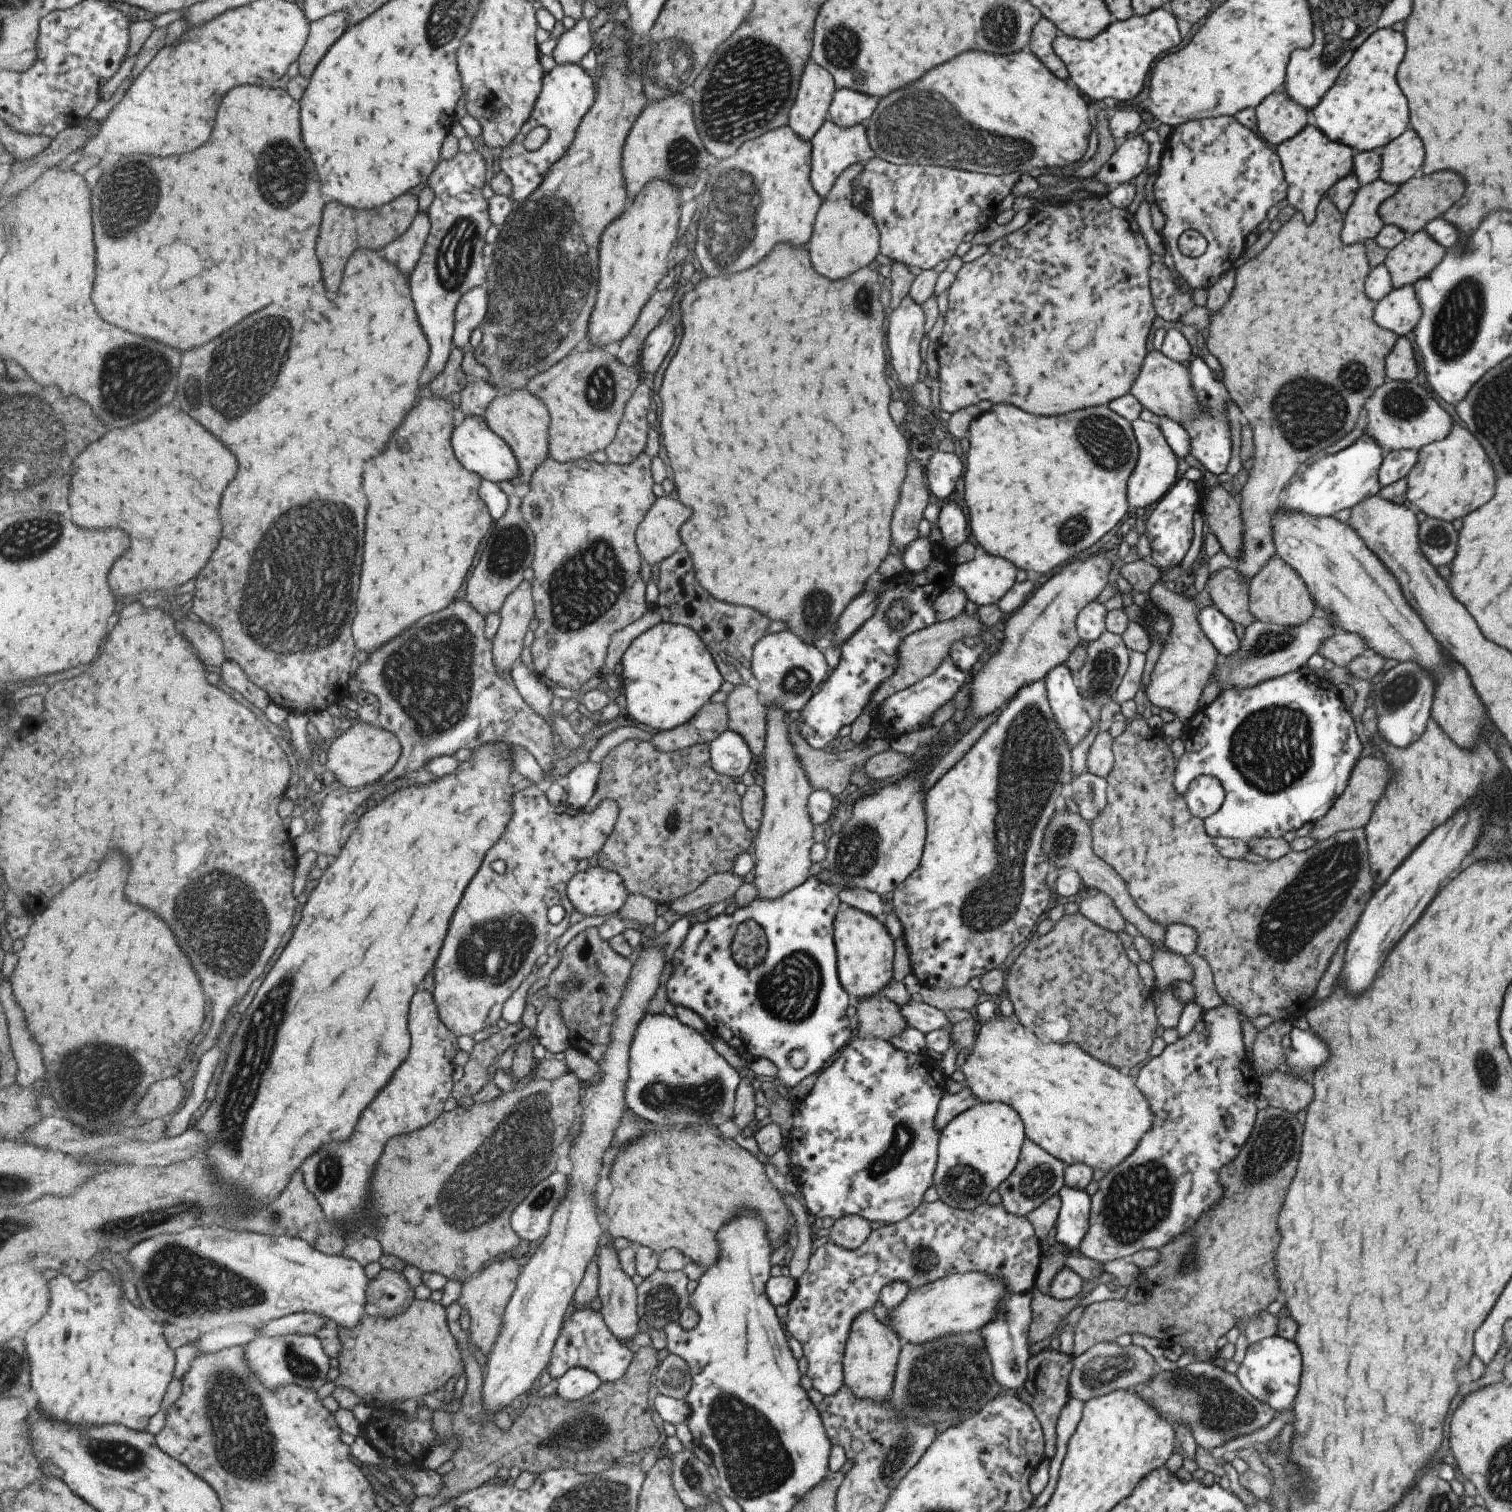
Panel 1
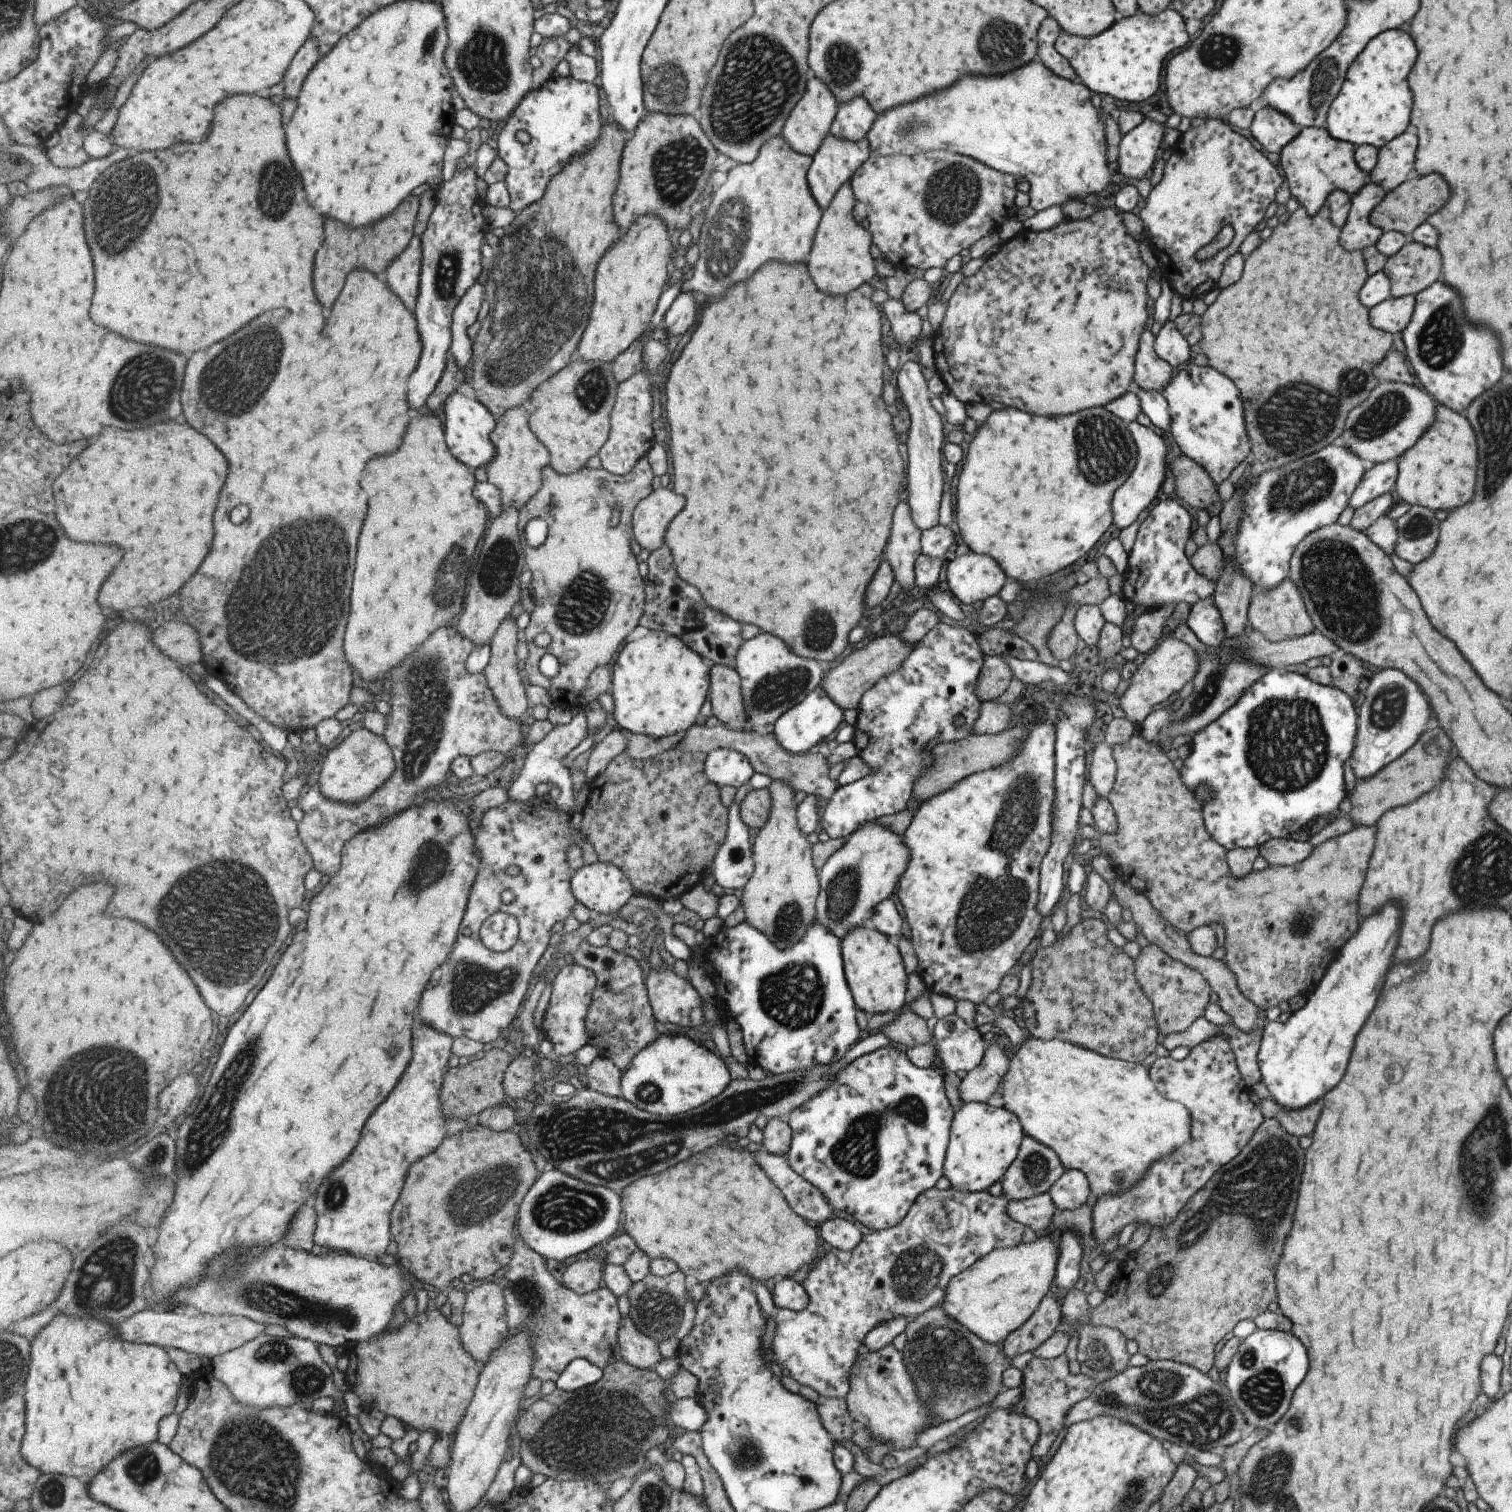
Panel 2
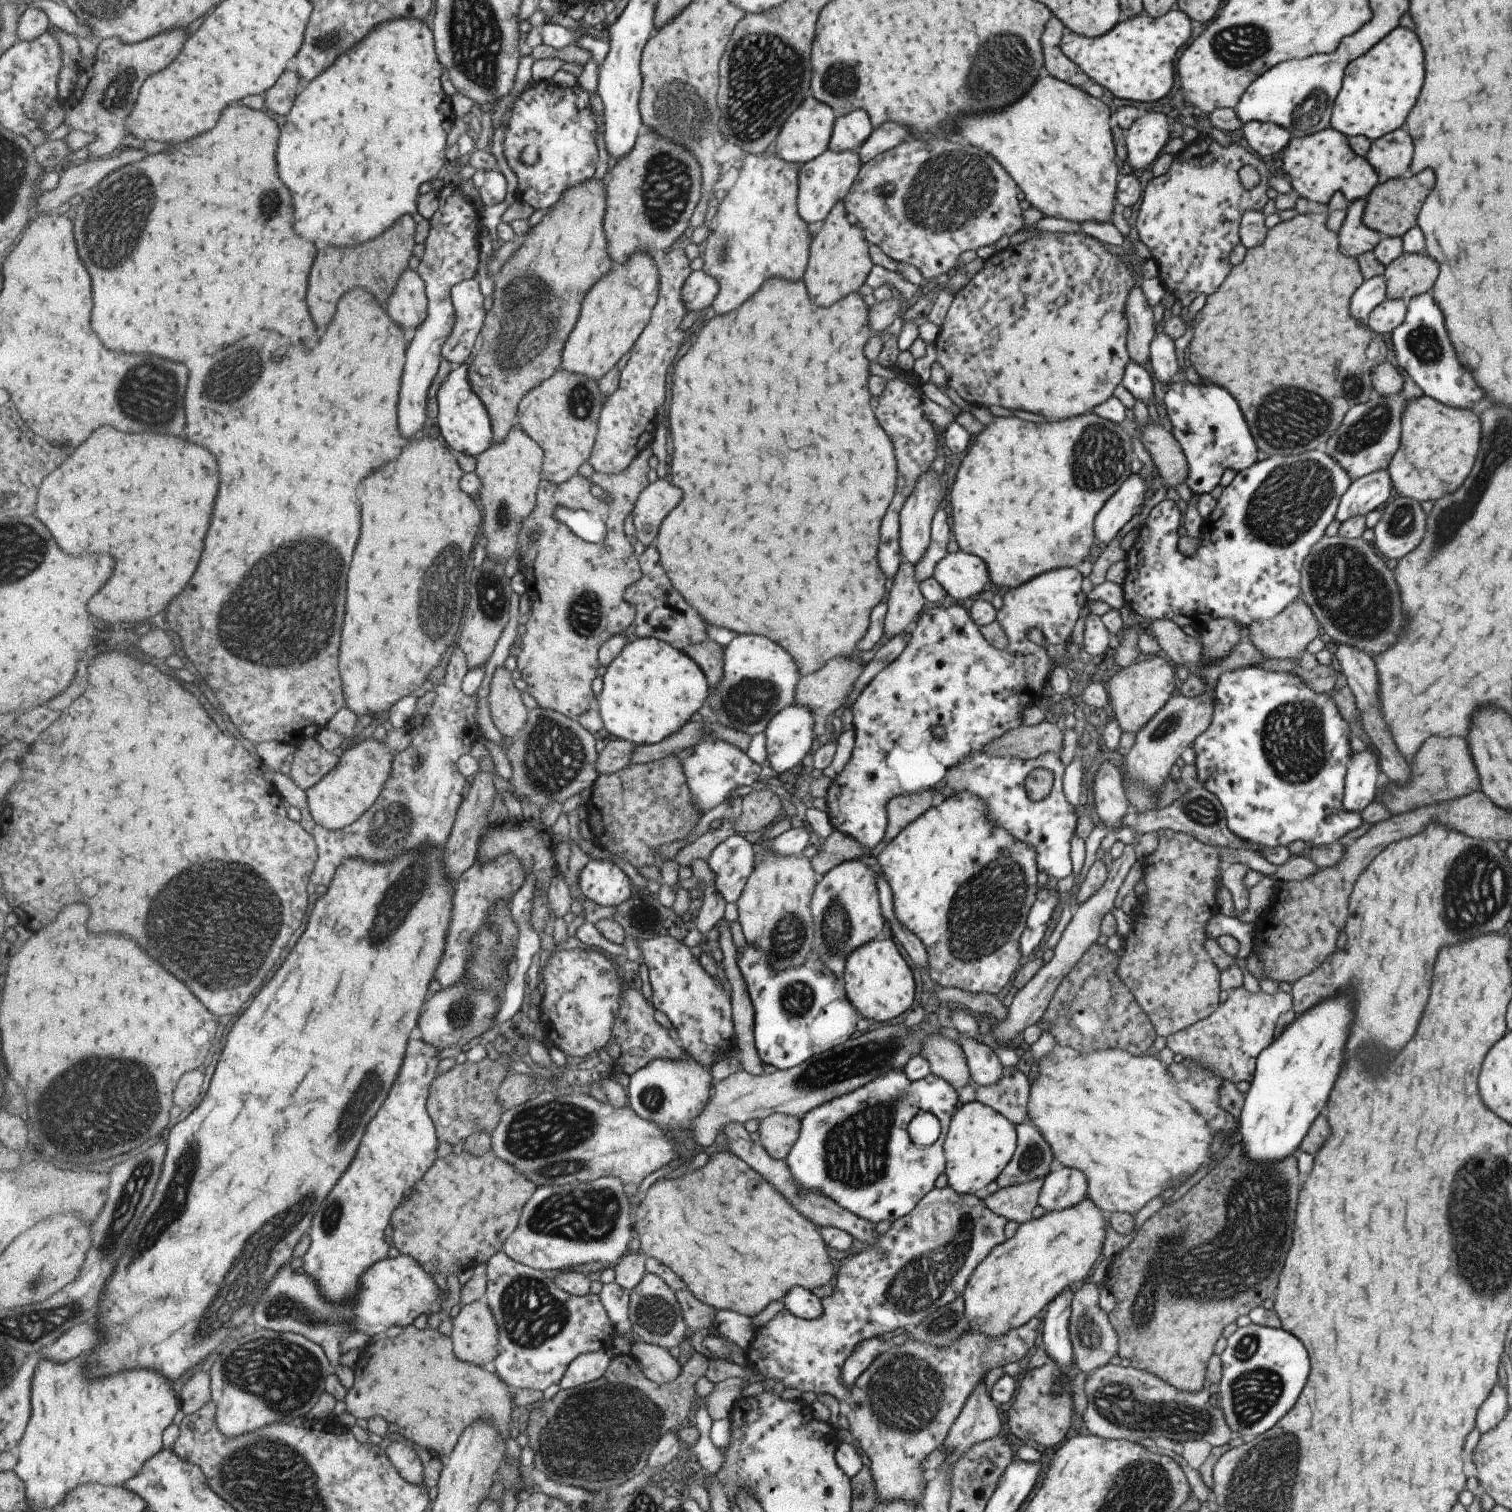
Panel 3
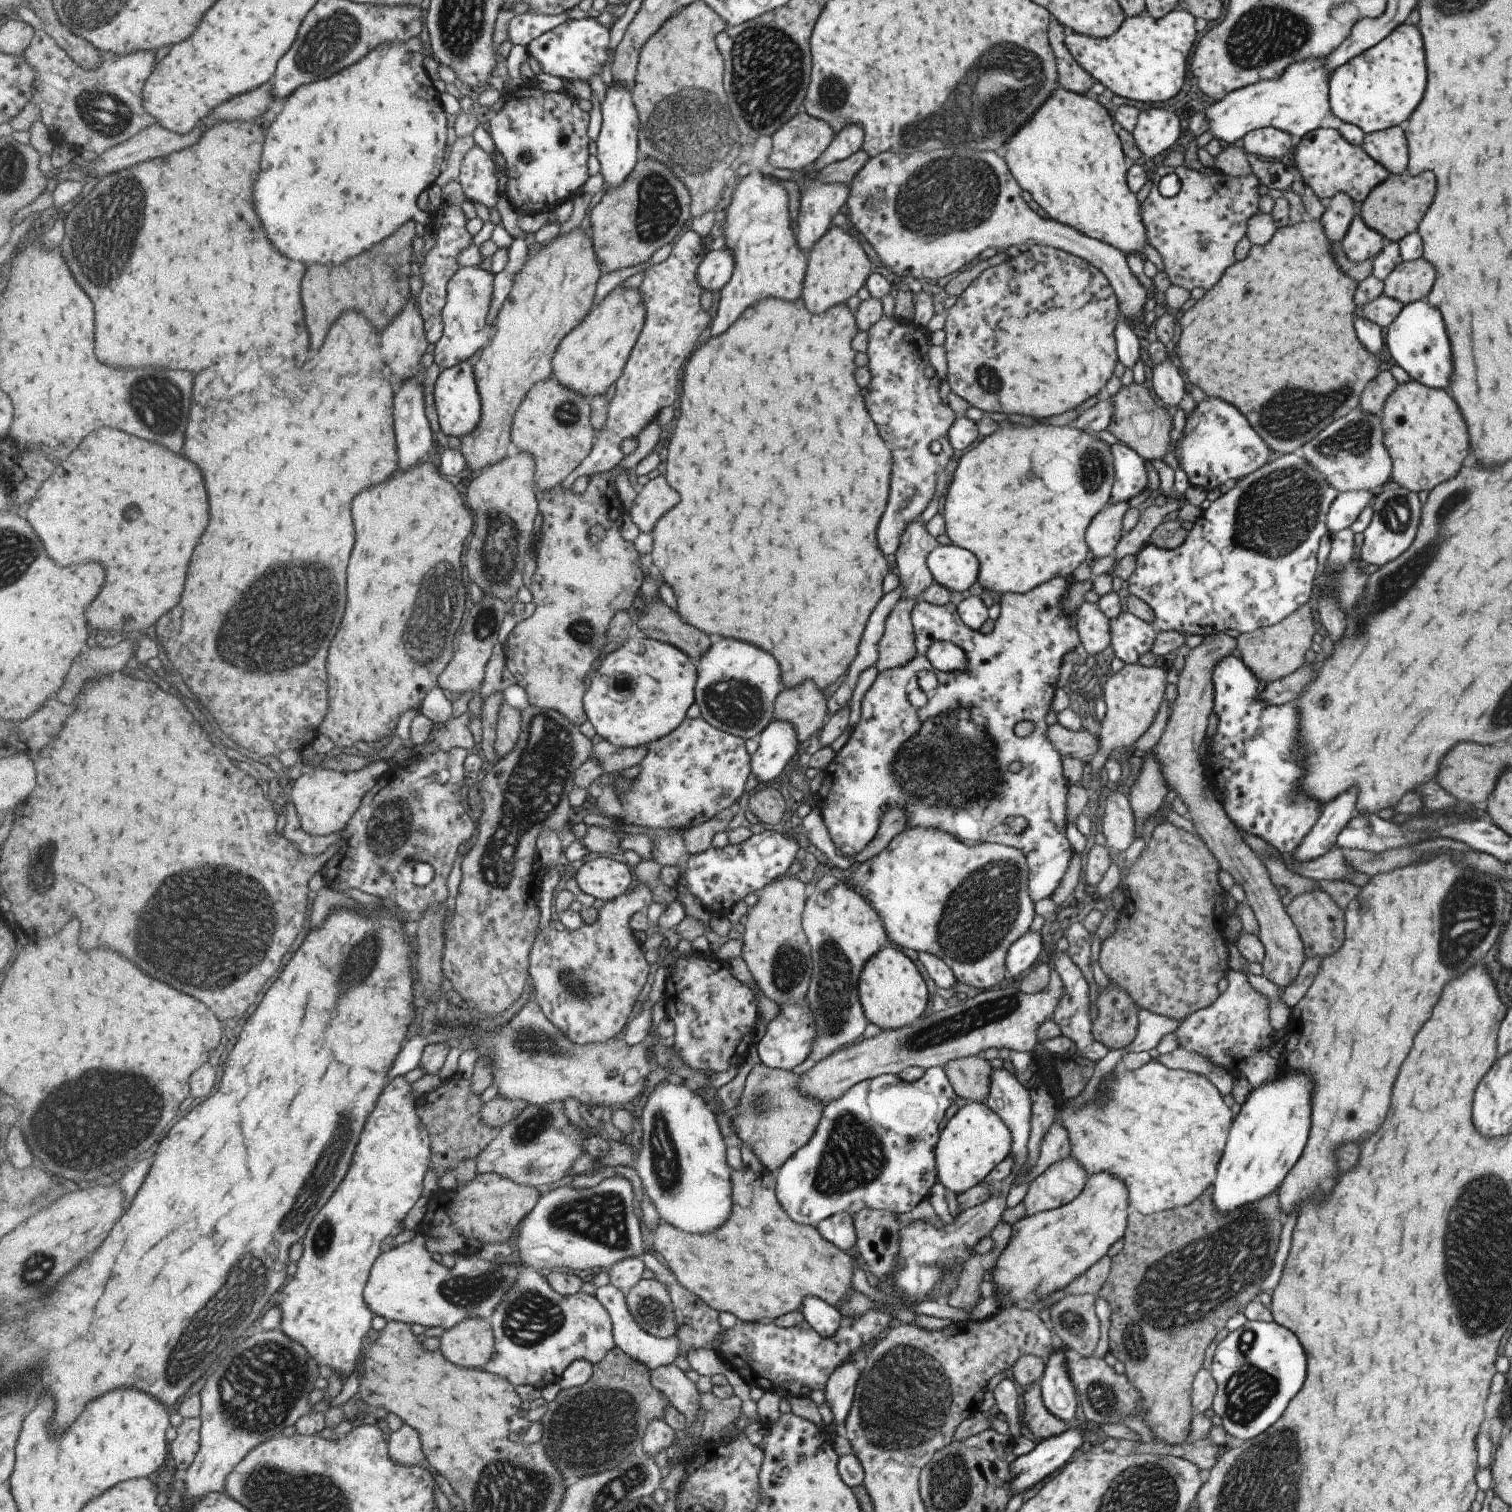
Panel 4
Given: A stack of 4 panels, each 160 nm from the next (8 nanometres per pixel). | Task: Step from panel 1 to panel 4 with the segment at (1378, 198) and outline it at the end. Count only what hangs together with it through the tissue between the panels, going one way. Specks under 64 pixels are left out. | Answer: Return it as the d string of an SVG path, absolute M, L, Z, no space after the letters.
M1356 212L1345 236L1339 242L1339 251L1350 262L1357 263L1372 260L1382 250L1383 245L1384 239L1367 228Z

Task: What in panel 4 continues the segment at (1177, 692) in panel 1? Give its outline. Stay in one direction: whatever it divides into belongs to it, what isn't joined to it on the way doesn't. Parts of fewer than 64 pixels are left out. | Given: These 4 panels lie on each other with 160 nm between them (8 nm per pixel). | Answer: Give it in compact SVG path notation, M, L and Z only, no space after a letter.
M1138 663L1125 664L1121 670L1113 672L1105 680L1102 687L1105 717L1101 725L1103 729L1097 734L1100 752L1095 752L1091 759L1091 778L1096 777L1104 769L1104 760L1107 760L1109 750L1115 748L1122 750L1124 747L1132 746L1133 742L1149 729L1155 714L1157 714L1157 708L1164 698L1167 684L1165 676L1168 668L1168 665L1165 667L1155 665L1146 668L1139 666Z

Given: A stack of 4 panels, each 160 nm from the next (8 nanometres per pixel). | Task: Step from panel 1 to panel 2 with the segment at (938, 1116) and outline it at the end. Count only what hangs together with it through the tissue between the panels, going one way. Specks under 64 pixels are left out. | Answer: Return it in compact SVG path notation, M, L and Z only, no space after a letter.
M1001 1046L986 1048L981 1062L959 1081L957 1094L962 1104L985 1103L991 1094L995 1094L1000 1076L1006 1071L1007 1060Z

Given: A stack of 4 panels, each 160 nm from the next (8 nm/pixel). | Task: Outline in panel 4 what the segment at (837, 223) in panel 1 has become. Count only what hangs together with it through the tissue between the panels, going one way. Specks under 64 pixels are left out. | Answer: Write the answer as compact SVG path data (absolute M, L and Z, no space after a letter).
M837 226L830 228L813 244L807 252L806 268L801 288L801 298L805 308L811 314L825 312L839 304L844 304L848 298L856 296L858 290L865 285L872 273L872 266L863 252L859 242L845 230Z

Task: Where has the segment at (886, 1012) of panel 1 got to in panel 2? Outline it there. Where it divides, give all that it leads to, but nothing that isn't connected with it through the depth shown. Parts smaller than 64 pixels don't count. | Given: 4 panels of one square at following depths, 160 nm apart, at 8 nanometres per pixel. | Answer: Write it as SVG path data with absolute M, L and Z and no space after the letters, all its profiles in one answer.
M903 1008L895 1014L895 1018L877 1029L876 1032L883 1033L891 1044L909 1048L929 1043L935 1052L938 1051L934 1037L927 1033L925 1019L917 1016L913 1011L905 1011Z

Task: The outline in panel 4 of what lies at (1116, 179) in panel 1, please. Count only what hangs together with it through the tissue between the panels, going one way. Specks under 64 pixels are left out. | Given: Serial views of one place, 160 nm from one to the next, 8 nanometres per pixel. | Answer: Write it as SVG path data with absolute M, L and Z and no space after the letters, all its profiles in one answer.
M1149 108L1138 114L1130 133L1144 160L1161 156L1179 138L1178 118L1167 110Z

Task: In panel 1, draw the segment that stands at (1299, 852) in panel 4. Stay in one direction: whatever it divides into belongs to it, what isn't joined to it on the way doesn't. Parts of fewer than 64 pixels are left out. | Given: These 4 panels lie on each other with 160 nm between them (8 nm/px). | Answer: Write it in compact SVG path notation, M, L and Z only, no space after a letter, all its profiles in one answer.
M1409 660L1380 673L1373 680L1367 699L1367 706L1373 707L1376 712L1378 735L1399 748L1411 744L1423 732L1425 722L1429 718L1433 686L1435 686L1433 678L1423 668L1419 668L1415 662Z

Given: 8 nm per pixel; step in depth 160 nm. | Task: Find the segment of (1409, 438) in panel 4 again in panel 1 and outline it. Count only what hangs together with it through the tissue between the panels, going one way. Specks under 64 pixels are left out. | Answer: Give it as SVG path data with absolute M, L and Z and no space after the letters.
M1451 422L1445 438L1417 450L1417 460L1407 472L1405 484L1405 496L1413 510L1420 510L1427 517L1453 522L1455 518L1463 518L1471 510L1479 508L1489 500L1489 496L1493 496L1495 476L1479 442L1467 428Z

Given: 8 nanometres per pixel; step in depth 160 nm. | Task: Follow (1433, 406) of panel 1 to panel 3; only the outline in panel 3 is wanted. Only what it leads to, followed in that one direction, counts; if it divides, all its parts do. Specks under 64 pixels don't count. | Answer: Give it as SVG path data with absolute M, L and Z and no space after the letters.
M1403 377L1403 387L1393 397L1373 395L1364 403L1354 404L1341 419L1336 431L1327 439L1324 451L1348 472L1351 480L1360 479L1373 471L1386 470L1400 443L1400 418L1404 408L1419 398L1422 390L1411 380Z

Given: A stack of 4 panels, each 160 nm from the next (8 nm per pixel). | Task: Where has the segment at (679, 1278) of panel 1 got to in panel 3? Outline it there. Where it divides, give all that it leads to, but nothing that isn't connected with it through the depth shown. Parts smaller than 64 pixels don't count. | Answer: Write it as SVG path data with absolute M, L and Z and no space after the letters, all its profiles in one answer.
M647 1272L644 1279L630 1291L630 1319L633 1332L641 1340L667 1349L679 1346L688 1327L675 1289L662 1276L653 1272Z

